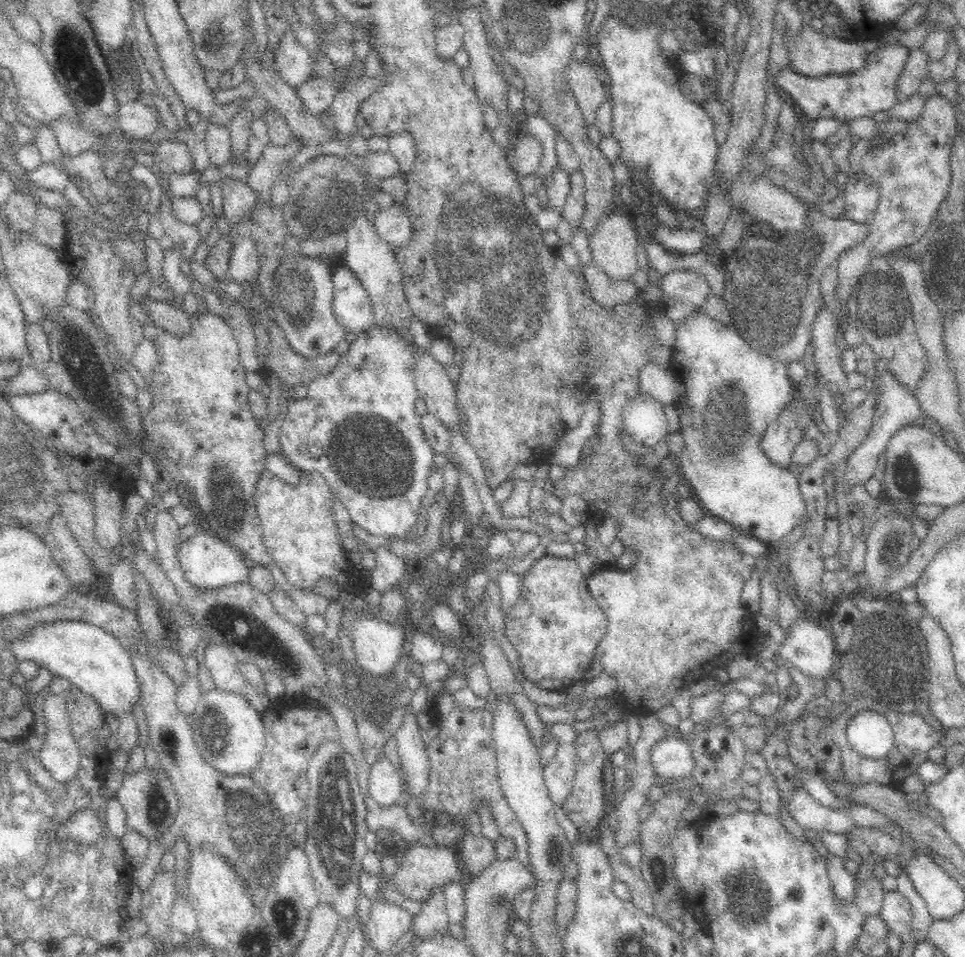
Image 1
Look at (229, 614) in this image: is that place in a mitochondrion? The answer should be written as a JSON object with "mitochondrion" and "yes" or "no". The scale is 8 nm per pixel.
{"mitochondrion":"no"}

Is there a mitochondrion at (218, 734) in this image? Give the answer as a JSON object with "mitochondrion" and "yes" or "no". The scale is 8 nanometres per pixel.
{"mitochondrion":"yes"}

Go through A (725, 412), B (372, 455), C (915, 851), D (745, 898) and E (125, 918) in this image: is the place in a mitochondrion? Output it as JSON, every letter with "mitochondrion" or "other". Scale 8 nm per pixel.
{"A":"mitochondrion","B":"mitochondrion","C":"other","D":"mitochondrion","E":"other"}

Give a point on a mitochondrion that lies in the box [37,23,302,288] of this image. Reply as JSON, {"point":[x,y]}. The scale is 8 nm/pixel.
{"point":[88,83]}

